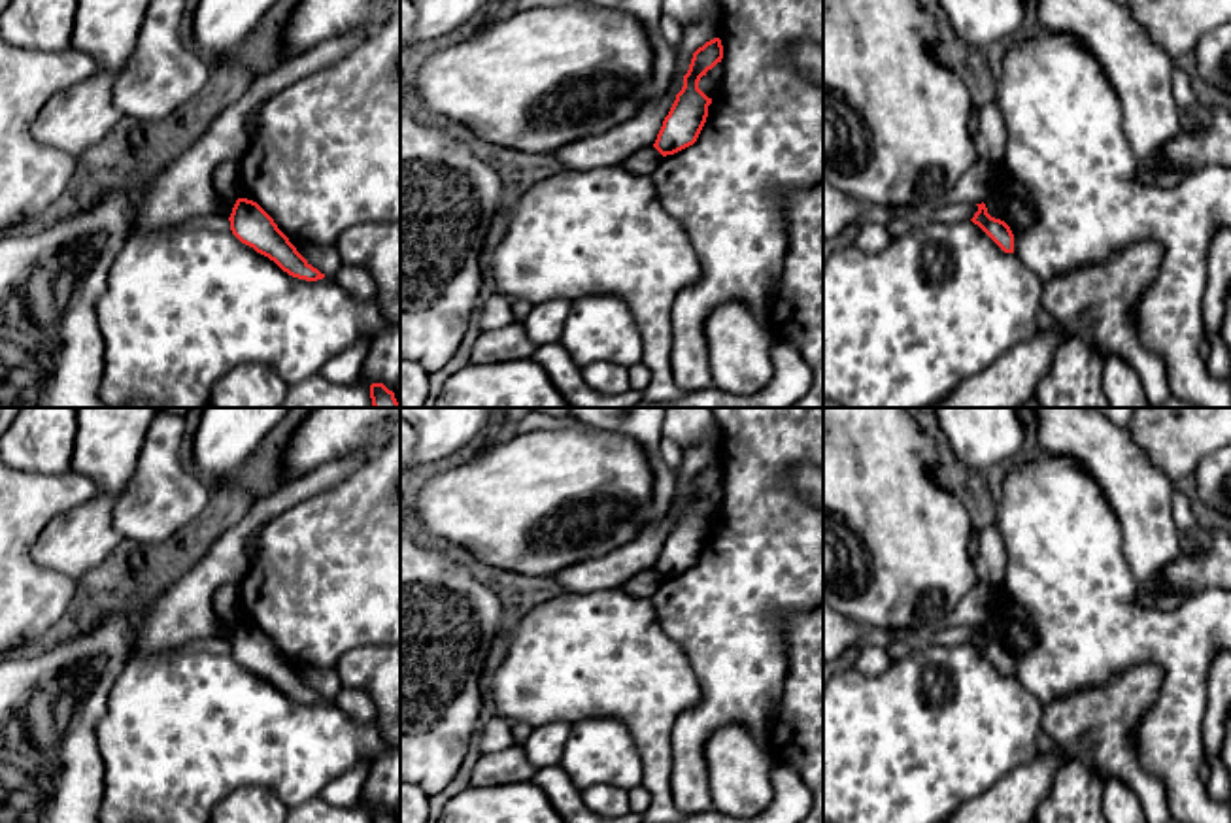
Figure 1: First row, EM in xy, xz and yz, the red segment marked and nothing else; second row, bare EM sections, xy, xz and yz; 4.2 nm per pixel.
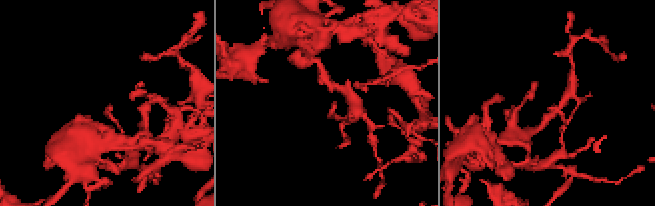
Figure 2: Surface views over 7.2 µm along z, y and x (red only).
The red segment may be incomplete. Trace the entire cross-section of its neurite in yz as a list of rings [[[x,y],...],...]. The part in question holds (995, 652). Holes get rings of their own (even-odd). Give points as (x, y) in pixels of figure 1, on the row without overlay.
[[[976,627],[978,634],[970,642],[978,647],[1004,676],[1014,676],[1014,657],[1010,649],[987,636],[986,627]]]

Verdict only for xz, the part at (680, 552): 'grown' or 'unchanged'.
unchanged

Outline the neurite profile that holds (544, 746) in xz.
[[[557,721],[532,729],[523,744],[523,751],[536,770],[559,764],[570,727],[568,723]]]

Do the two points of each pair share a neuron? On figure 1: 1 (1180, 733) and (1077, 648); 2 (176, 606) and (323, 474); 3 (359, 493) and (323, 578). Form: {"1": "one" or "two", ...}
{"1": "one", "2": "one", "3": "one"}

